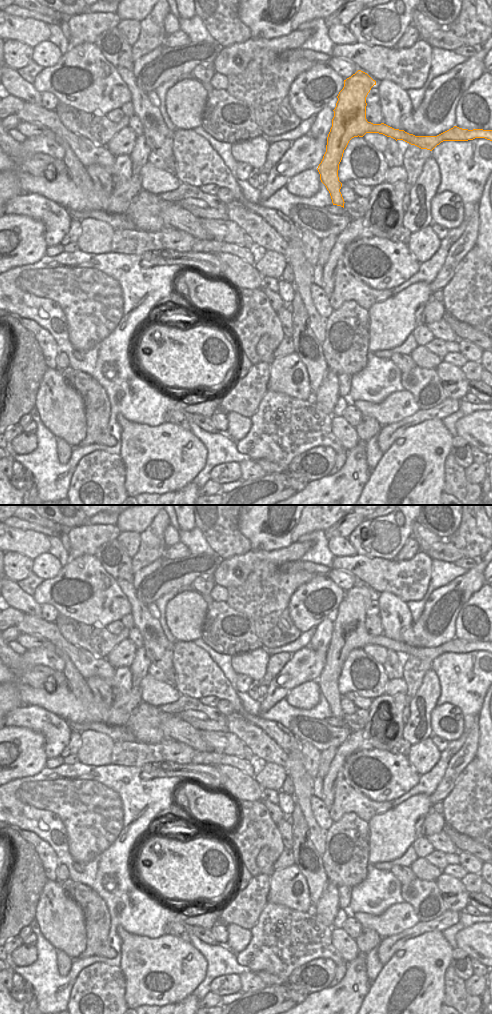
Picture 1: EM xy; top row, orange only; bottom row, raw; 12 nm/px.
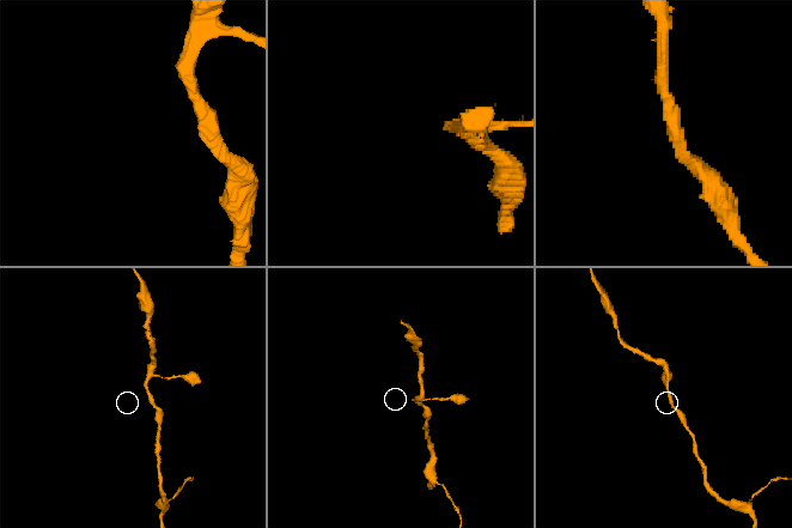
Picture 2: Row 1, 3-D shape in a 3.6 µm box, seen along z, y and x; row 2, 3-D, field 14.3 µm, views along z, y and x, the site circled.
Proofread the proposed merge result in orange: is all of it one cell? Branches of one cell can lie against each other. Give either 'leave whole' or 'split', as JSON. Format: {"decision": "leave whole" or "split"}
{"decision": "leave whole"}

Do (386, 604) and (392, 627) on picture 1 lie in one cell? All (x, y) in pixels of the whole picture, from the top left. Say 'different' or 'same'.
same

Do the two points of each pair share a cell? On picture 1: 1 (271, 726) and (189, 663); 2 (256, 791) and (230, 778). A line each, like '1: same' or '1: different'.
1: same
2: same

